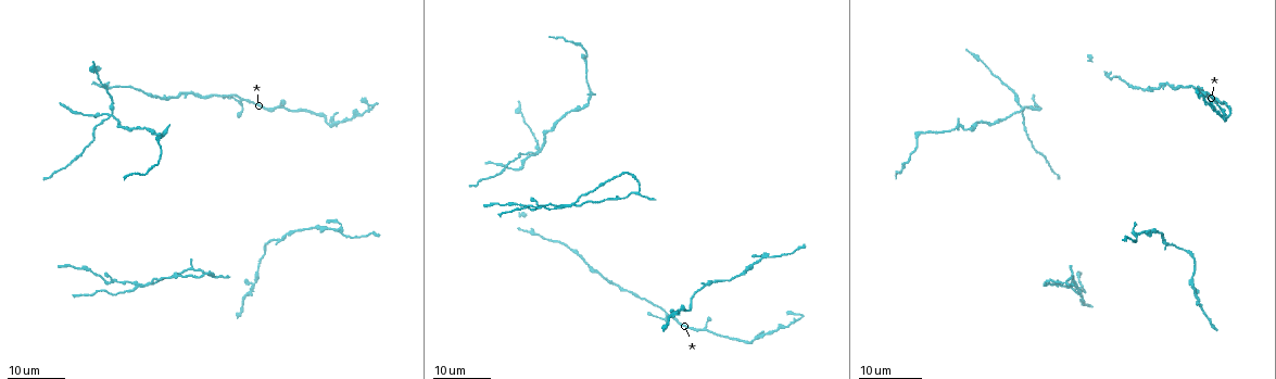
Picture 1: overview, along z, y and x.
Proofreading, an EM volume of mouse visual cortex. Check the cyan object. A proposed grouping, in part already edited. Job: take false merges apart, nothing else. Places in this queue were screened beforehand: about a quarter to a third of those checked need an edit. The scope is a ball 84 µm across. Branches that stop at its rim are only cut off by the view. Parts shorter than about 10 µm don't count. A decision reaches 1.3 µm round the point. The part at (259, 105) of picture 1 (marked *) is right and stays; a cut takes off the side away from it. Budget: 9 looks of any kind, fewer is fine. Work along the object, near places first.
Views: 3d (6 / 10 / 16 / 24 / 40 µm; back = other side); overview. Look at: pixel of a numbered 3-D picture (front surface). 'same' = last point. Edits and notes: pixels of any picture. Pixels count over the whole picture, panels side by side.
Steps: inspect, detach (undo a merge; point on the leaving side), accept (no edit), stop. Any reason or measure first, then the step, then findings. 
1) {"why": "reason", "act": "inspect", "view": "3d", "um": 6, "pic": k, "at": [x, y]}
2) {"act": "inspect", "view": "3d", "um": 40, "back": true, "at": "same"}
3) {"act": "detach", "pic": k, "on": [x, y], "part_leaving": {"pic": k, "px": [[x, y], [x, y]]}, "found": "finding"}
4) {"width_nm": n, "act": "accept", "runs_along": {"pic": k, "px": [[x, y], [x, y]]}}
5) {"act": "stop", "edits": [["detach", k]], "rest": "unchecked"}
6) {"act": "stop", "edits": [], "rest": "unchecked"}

{"why": "three arms meet", "act": "inspect", "view": "3d", "um": 24, "pic": 1, "at": [279, 239]}

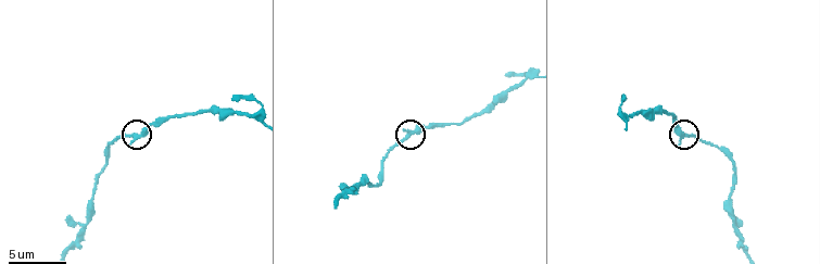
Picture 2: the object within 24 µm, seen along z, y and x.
{"act": "inspect", "view": "3d", "um": 6, "pic": 2, "at": [407, 136]}

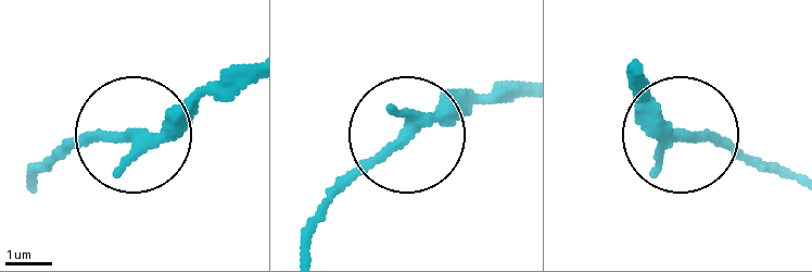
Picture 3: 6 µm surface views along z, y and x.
{"arms": 3, "act": "accept", "found": "all the same neuron"}

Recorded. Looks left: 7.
{"act": "inspect", "view": "3d", "um": 10, "pic": 2, "at": [485, 108]}

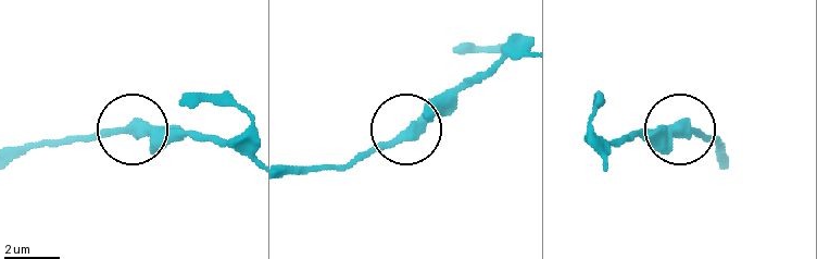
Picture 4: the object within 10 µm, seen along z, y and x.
{"act": "accept", "found": "one neuron here"}

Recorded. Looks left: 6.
{"why": "two arms at a narrow angle", "act": "inspect", "view": "3d", "um": 10, "pic": 2, "at": [625, 120]}

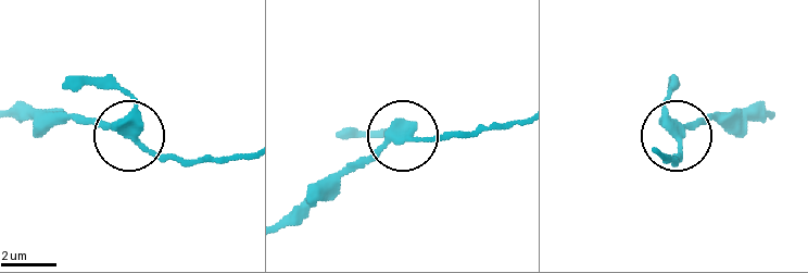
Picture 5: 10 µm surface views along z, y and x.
{"act": "inspect", "view": "3d", "um": 6, "pic": 5, "at": [408, 134]}

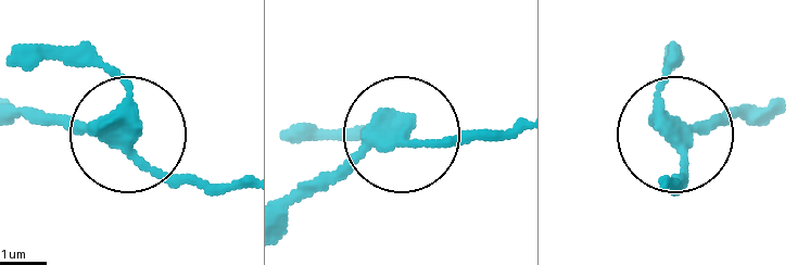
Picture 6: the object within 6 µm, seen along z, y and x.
{"arms": 4, "act": "accept", "found": "continuous, no second neuron"}

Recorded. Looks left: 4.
{"why": "four-way junction", "act": "inspect", "view": "3d", "um": 24, "pic": 1, "at": [535, 152]}

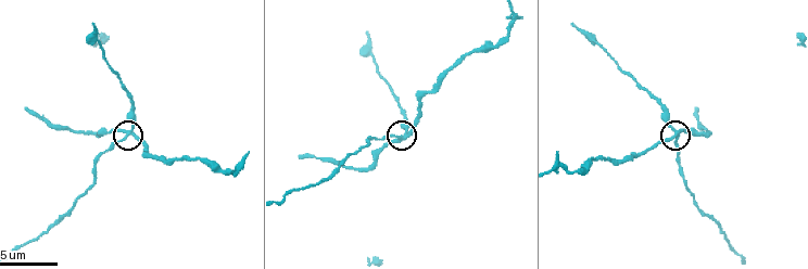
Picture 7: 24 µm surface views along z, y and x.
{"why": "zoom in", "act": "inspect", "view": "3d", "um": 10, "pic": 7, "at": [399, 138]}

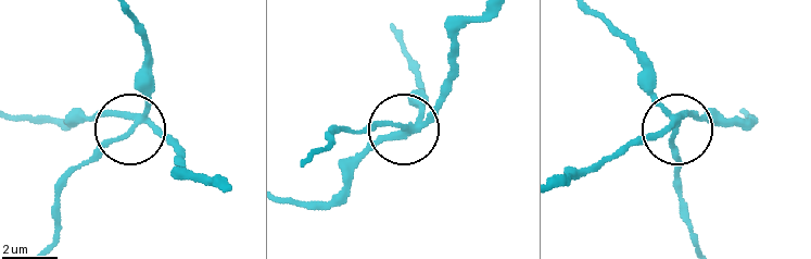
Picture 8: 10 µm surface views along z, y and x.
{"arms": 4, "act": "detach", "pic": 8, "on": [150, 79], "part_leaving": {"pic": 8, "px": [[142, 116], [74, 173], [49, 243]]}, "found": "two neurons meet here"}

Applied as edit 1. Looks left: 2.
{"act": "stop", "edits": [["detach", 8]], "rest": "unchecked"}

